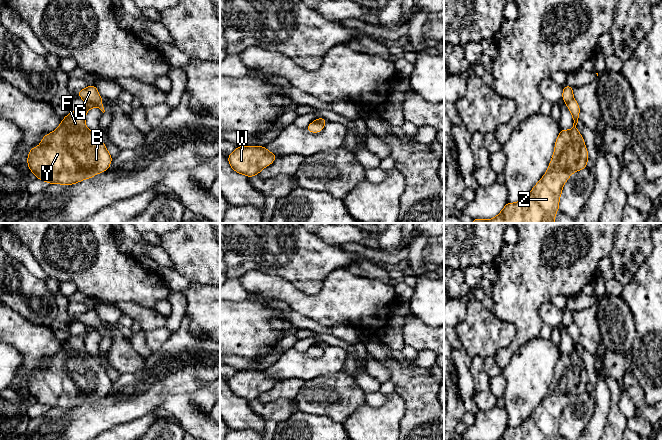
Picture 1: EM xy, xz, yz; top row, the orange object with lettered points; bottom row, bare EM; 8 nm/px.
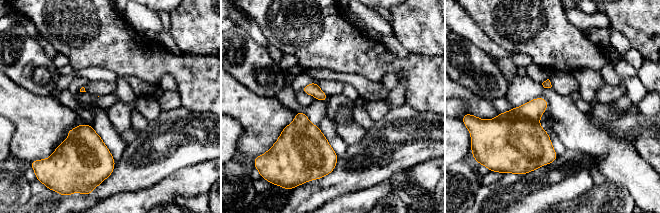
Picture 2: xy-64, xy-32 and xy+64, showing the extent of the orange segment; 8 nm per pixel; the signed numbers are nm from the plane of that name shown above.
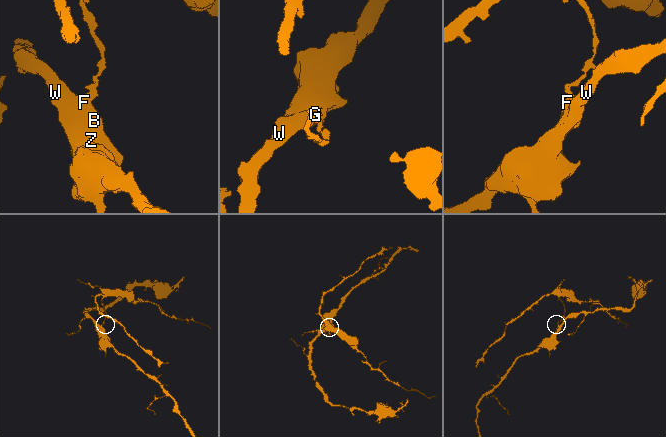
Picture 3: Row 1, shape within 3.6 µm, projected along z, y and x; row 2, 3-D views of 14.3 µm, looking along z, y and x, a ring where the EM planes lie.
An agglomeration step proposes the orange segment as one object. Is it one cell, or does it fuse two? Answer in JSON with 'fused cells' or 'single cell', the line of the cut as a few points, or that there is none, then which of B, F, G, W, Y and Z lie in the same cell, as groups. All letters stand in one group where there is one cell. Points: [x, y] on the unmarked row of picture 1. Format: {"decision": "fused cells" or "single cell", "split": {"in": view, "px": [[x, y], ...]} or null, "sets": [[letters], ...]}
{"decision": "fused cells", "split": {"in": "xy", "px": [[87, 325], [92, 325], [99, 331]]}, "sets": [["B", "F", "W", "Y", "Z"], ["G"]]}

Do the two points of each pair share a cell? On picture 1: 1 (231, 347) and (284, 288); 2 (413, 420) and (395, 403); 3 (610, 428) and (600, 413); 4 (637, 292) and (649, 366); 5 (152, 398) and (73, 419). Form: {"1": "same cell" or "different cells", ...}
{"1": "different cells", "2": "different cells", "3": "different cells", "4": "same cell", "5": "same cell"}

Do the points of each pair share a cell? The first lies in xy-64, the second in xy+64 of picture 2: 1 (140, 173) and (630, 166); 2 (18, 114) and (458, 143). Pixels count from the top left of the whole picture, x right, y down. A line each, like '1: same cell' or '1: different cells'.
1: different cells
2: different cells

